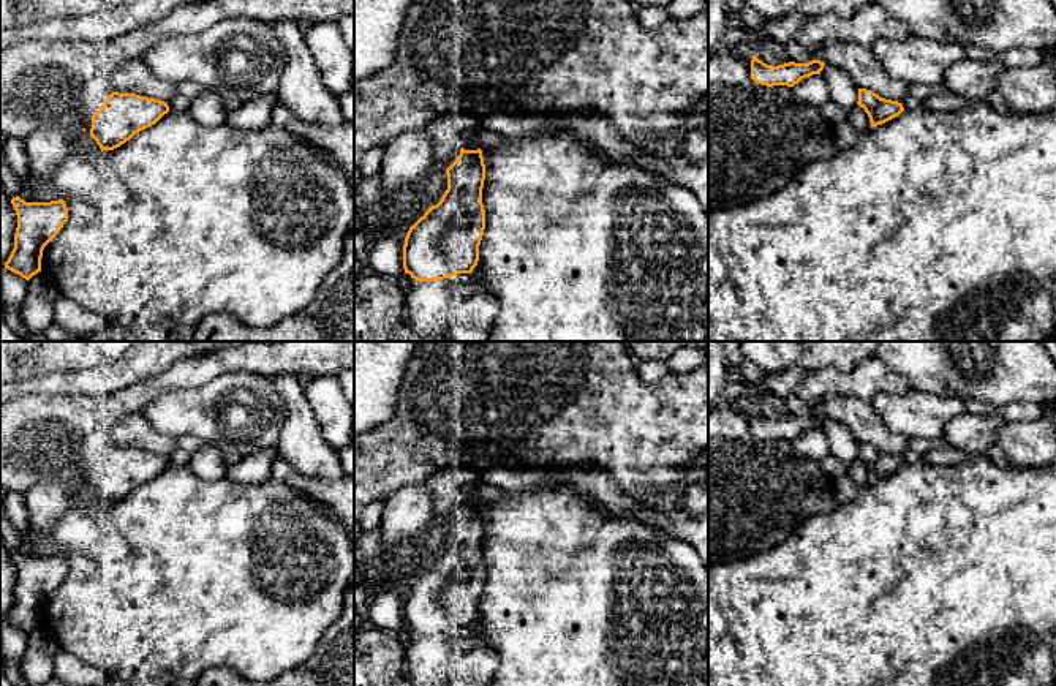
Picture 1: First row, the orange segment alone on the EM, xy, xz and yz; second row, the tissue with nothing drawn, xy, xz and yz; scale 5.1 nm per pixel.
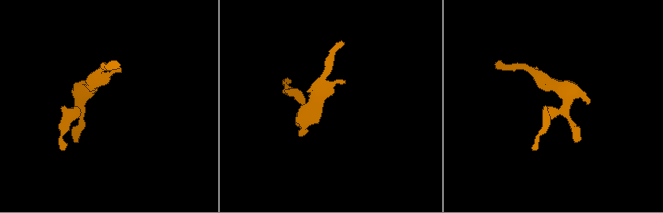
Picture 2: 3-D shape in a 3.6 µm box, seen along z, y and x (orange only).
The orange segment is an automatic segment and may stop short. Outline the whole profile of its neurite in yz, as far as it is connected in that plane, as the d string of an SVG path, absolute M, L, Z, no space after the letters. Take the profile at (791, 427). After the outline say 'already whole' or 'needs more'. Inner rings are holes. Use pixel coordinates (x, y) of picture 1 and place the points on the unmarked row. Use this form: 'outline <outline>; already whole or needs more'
outline M752 409L751 433L767 441L773 439L794 441L805 432L820 428L824 420L825 417L816 413L808 417L789 416L784 419L771 420L759 414L756 409Z; already whole

